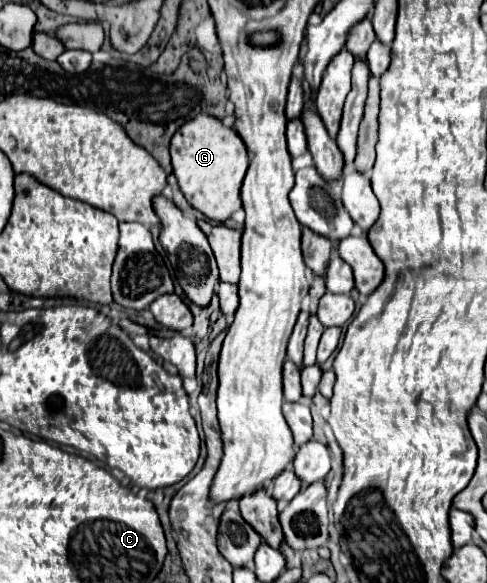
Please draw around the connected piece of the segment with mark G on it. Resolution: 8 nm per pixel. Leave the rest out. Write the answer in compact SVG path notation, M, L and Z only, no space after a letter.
M200 113L174 133L170 153L180 191L194 209L212 221L226 221L242 207L240 187L248 169L248 155L244 141L234 129L224 127L214 115Z

